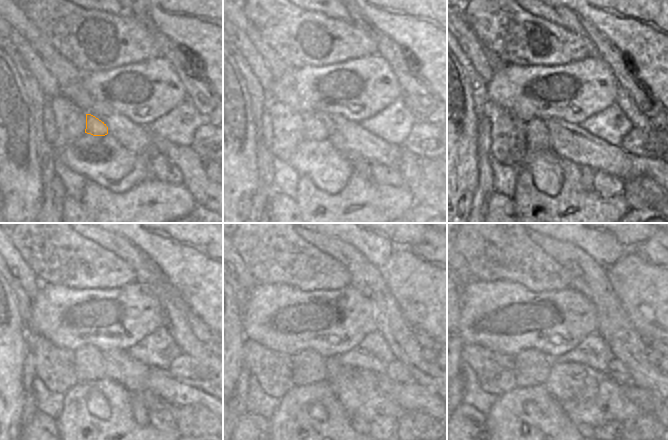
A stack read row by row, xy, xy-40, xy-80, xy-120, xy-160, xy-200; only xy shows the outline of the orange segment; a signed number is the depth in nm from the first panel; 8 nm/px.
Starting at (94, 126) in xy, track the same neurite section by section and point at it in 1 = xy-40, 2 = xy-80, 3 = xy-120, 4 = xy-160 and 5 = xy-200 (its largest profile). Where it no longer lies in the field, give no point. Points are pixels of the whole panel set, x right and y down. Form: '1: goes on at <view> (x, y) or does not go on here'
1: goes on at xy-40 (313, 129)
2: goes on at xy-80 (537, 135)
3: goes on at xy-120 (88, 362)
4: goes on at xy-160 (308, 366)
5: goes on at xy-200 (531, 368)

